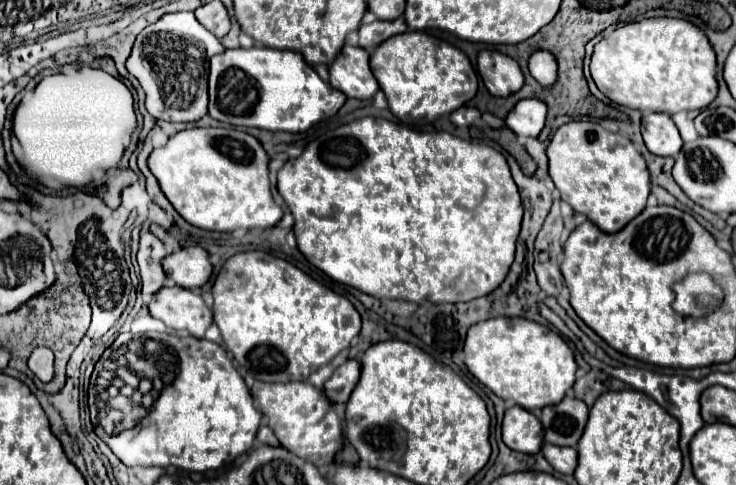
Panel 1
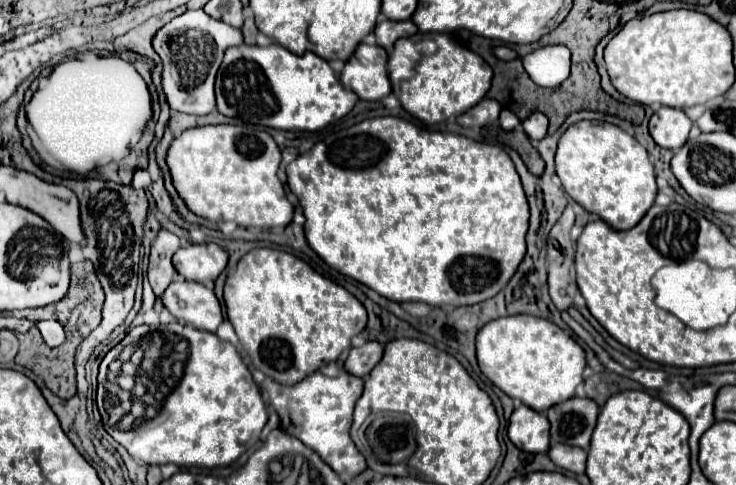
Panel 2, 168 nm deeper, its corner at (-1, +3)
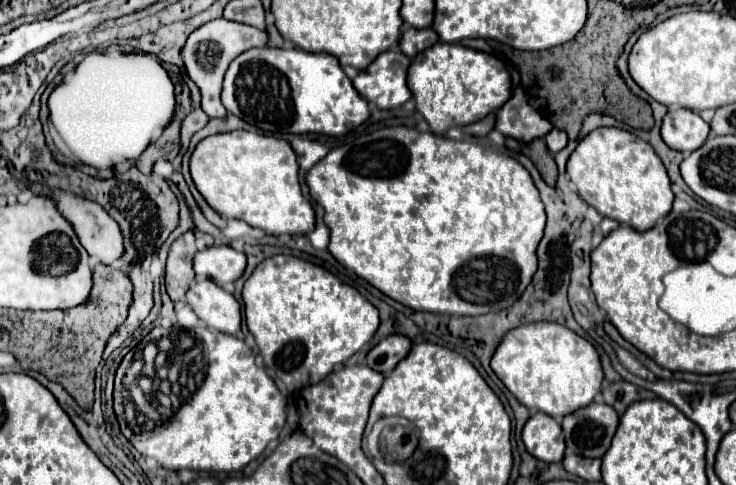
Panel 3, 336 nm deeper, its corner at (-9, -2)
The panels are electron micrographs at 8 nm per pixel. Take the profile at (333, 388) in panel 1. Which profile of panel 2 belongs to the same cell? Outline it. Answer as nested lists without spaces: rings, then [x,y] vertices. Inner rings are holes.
[[[369,340],[367,344],[349,350],[349,356],[345,360],[345,370],[365,378],[381,362],[381,358],[383,358],[383,344]]]

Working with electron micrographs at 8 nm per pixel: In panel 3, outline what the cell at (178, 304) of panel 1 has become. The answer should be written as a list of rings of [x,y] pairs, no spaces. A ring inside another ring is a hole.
[[[209,279],[195,283],[187,291],[187,303],[209,329],[227,335],[237,335],[241,329],[241,309],[237,299]]]

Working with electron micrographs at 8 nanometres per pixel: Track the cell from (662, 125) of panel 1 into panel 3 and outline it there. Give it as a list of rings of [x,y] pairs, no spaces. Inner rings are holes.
[[[673,109],[667,111],[661,125],[661,137],[663,141],[681,153],[691,153],[699,149],[709,135],[709,125],[689,109]]]

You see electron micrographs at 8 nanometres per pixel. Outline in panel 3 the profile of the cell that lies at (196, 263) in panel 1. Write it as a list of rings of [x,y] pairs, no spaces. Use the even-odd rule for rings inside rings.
[[[207,247],[195,255],[193,269],[197,279],[211,279],[217,285],[235,283],[245,269],[245,253],[231,247]]]

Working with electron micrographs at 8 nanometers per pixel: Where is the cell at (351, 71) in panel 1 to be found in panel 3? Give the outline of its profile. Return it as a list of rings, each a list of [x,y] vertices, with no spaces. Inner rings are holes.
[[[383,51],[367,69],[359,71],[353,79],[353,87],[379,109],[401,107],[411,99],[405,81],[409,63],[411,59],[399,51]]]

